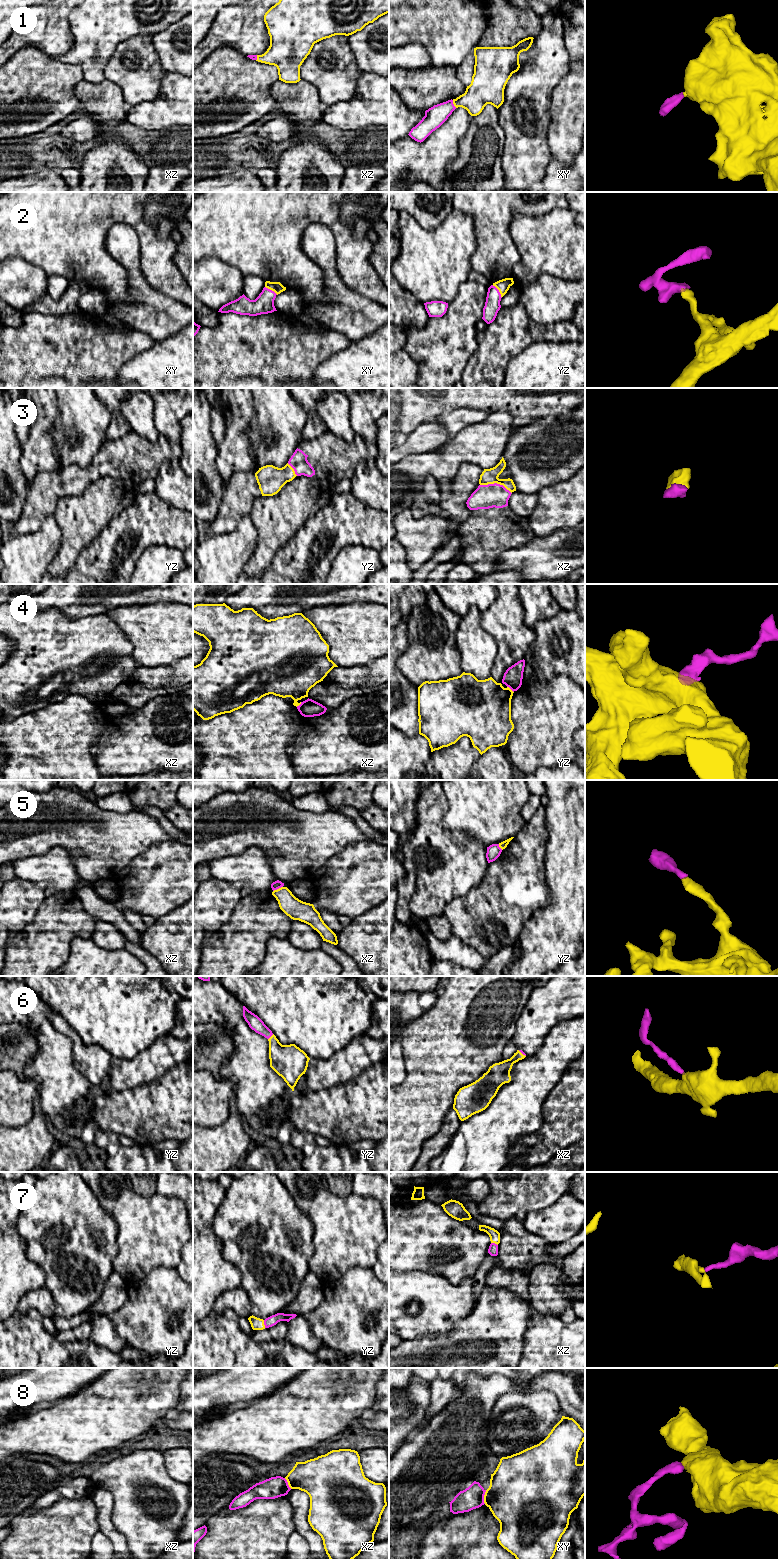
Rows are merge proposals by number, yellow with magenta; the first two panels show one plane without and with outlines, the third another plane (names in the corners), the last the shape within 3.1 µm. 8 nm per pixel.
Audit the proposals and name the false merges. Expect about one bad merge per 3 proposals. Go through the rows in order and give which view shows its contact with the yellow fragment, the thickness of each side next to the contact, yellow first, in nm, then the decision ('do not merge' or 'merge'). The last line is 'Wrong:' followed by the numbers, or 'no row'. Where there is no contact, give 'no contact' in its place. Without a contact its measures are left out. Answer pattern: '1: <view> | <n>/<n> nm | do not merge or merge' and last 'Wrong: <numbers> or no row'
1: xy | 220/160 nm | merge
2: yz | 100/130 nm | merge
3: xz | 130/190 nm | merge
4: yz | 440/150 nm | do not merge
5: xz | 160/70 nm | merge
6: yz | 280/110 nm | merge
7: yz | 100/80 nm | merge
8: xy | 460/180 nm | do not merge
Wrong: 4, 8

